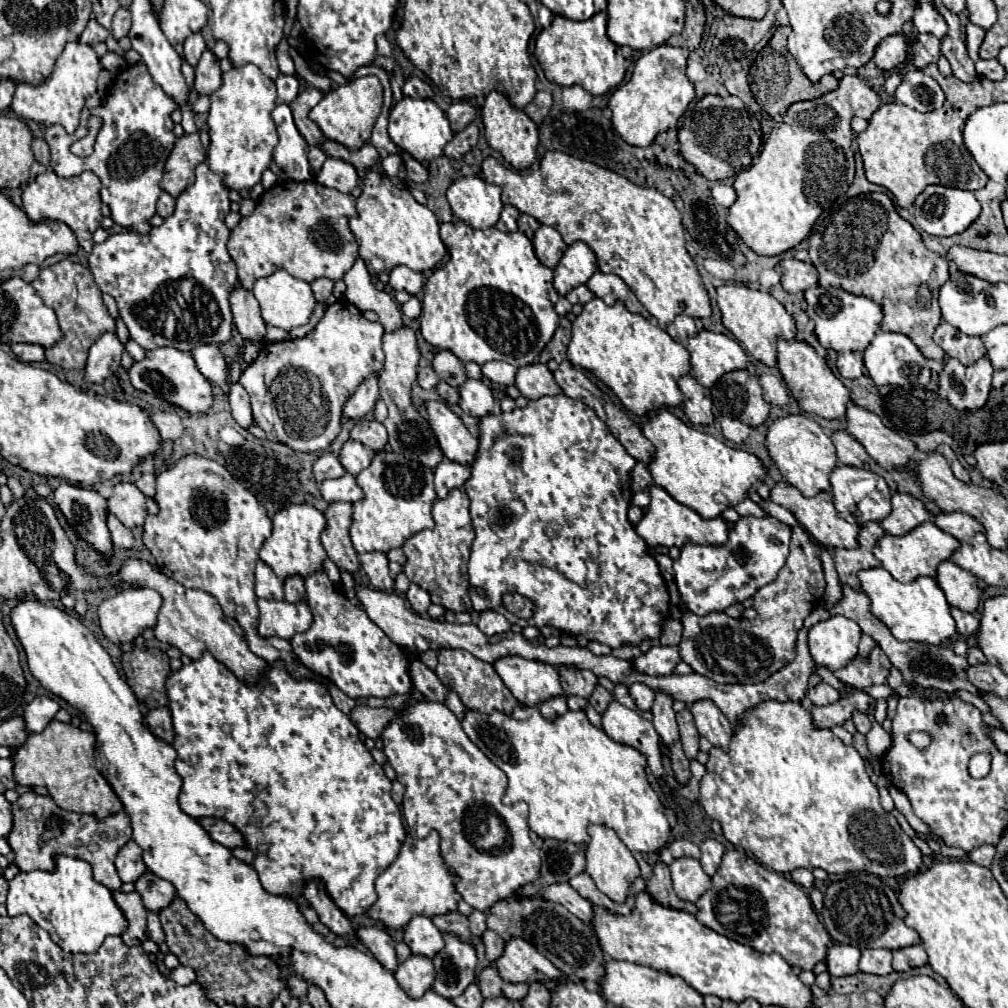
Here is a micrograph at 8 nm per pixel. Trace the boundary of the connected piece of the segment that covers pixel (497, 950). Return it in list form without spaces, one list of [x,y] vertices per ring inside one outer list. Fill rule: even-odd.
[[[487,930],[483,934],[483,944],[487,948],[487,960],[493,964],[501,954],[503,954],[503,948],[505,948],[505,942],[501,940],[501,936],[493,930]]]

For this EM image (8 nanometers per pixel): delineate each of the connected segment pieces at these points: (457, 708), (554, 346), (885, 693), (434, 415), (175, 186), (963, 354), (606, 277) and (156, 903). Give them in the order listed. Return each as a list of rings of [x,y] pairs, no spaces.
[[[449,690],[449,698],[445,700],[445,706],[461,720],[463,718],[463,714],[465,714],[465,706],[463,706],[463,702],[459,700],[459,696],[453,692],[453,690]]]
[[[563,316],[563,318],[559,320],[559,328],[557,328],[553,340],[549,342],[549,346],[545,346],[545,350],[541,352],[539,360],[541,360],[543,364],[547,364],[551,358],[555,358],[557,362],[561,362],[563,356],[565,356],[565,352],[567,352],[569,342],[571,342],[571,322]]]
[[[882,684],[869,686],[869,688],[863,688],[863,692],[865,692],[865,694],[873,694],[874,699],[888,699],[893,691],[888,684]]]
[[[425,402],[425,410],[443,454],[453,462],[471,466],[479,450],[479,438],[471,436],[461,418],[453,414],[445,402]]]
[[[185,134],[175,142],[175,148],[165,162],[165,174],[161,188],[177,198],[187,186],[195,182],[197,164],[205,162],[207,150],[203,148],[199,134]]]
[[[941,322],[937,326],[933,340],[945,350],[947,356],[957,358],[963,366],[971,366],[985,356],[985,346],[979,336],[967,336],[947,322]]]
[[[595,272],[591,276],[591,280],[587,282],[589,290],[601,298],[605,304],[613,306],[615,302],[623,302],[625,308],[633,314],[641,314],[643,318],[651,320],[651,314],[641,306],[641,302],[635,298],[635,294],[627,288],[627,284],[615,276],[615,274],[603,274],[603,272]]]
[[[149,870],[135,882],[135,886],[137,886],[137,892],[143,898],[145,908],[151,910],[151,912],[157,912],[157,914],[163,908],[167,908],[173,902],[173,898],[177,896],[177,890],[171,882],[155,876]]]

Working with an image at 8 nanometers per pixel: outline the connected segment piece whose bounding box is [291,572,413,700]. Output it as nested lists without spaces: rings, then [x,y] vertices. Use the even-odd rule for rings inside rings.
[[[325,572],[313,574],[313,578],[305,580],[305,588],[307,588],[307,604],[313,612],[313,624],[307,632],[295,634],[293,640],[291,640],[293,652],[301,660],[301,664],[305,664],[309,670],[333,680],[335,686],[339,690],[343,690],[347,696],[351,696],[353,700],[371,698],[371,696],[391,698],[395,694],[407,694],[413,688],[409,672],[407,672],[405,652],[395,642],[389,642],[387,634],[375,622],[371,622],[369,616],[361,608],[353,606],[345,598],[345,594],[329,582]]]

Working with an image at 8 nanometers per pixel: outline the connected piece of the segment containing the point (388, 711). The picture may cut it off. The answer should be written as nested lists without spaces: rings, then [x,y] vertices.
[[[357,704],[349,712],[349,718],[367,738],[375,740],[381,736],[381,730],[395,718],[395,714],[395,708],[371,708],[365,704]]]

